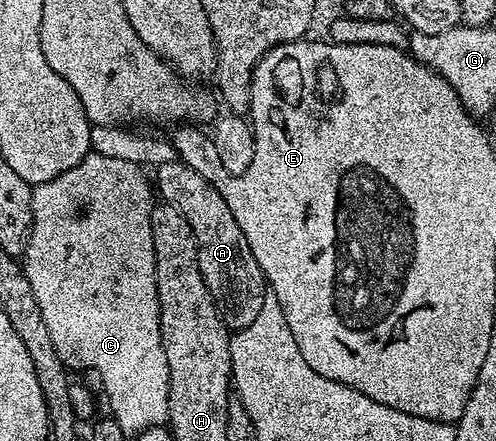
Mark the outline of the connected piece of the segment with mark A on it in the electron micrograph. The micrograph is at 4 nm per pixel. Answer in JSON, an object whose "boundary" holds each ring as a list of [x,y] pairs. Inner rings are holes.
{"boundary":[[[183,161],[156,167],[155,174],[156,193],[164,201],[178,206],[183,216],[187,216],[191,232],[195,232],[199,272],[203,272],[203,280],[211,292],[221,319],[230,331],[247,328],[254,323],[255,316],[259,316],[259,308],[263,308],[267,283],[265,274],[251,252],[251,244],[247,244],[247,236],[243,236],[243,228],[235,224],[235,216],[231,216],[231,208],[227,208],[227,200],[219,196],[219,192],[203,176],[199,176]]]}

